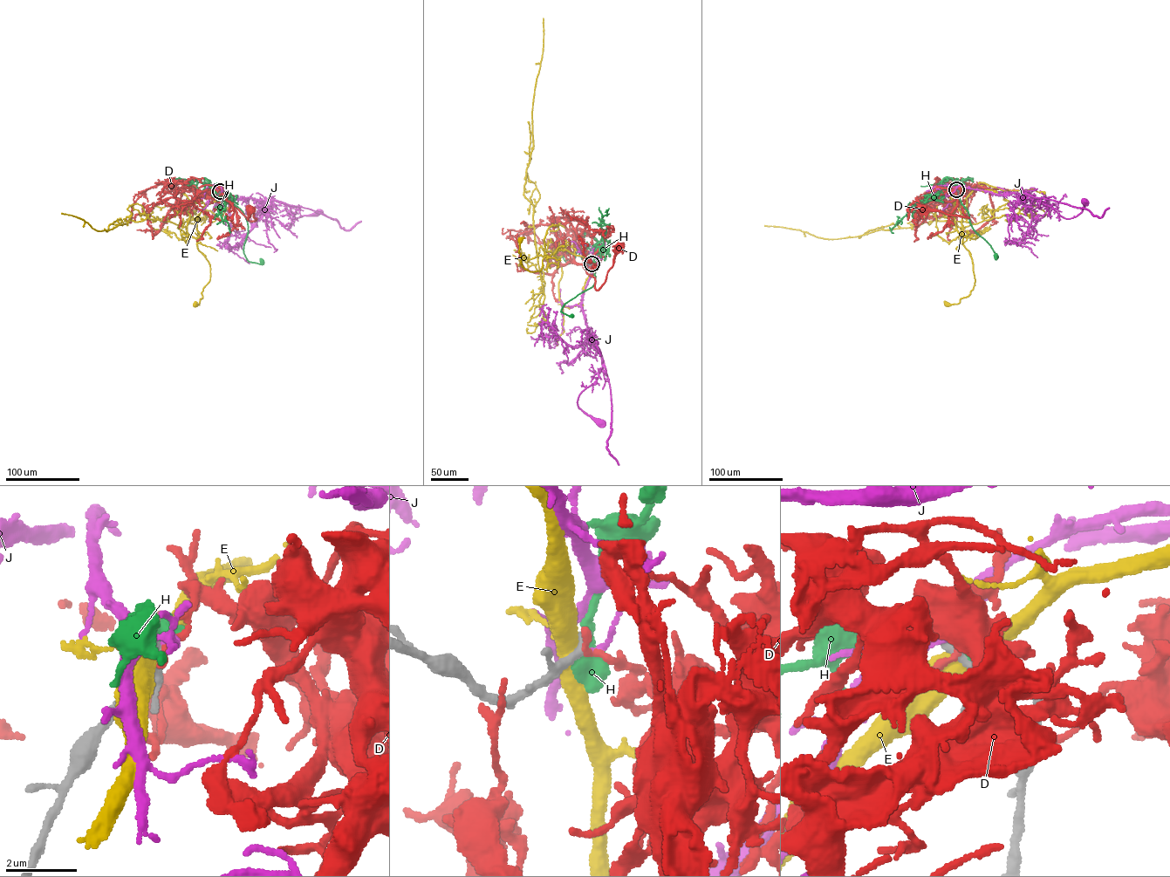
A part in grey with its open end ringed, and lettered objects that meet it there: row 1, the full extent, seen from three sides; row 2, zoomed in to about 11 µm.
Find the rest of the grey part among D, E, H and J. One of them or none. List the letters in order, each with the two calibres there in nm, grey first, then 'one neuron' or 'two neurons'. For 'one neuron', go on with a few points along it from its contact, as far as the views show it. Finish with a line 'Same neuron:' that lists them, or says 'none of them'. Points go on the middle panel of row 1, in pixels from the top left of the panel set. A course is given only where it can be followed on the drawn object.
D: calibres 320 and 240 nm; two neurons
E: calibres 240 and 440 nm; two neurons
H: calibres 320 and 500 nm; two neurons
J: calibres 320 and 130 nm; two neurons
Same neuron: none of them

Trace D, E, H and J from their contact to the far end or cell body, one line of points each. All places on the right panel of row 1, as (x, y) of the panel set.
D: (957, 189), (954, 196), (957, 200), (964, 201), (962, 211), (968, 217), (920, 208)
E: (957, 189), (952, 199), (954, 203), (954, 224), (971, 256), (975, 280), (970, 294), (957, 304), (947, 304)
H: (957, 189), (952, 190), (952, 195), (968, 211), (973, 229), (990, 245), (997, 256), (995, 259), (995, 256)
J: (957, 189), (965, 187), (995, 195), (1027, 194), (1066, 218), (1082, 211), (1084, 202)

